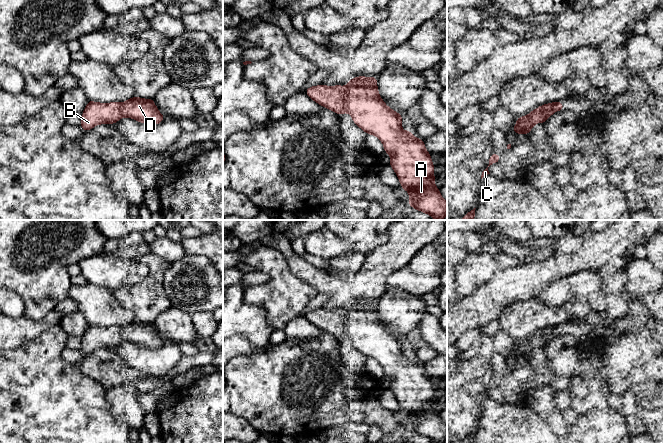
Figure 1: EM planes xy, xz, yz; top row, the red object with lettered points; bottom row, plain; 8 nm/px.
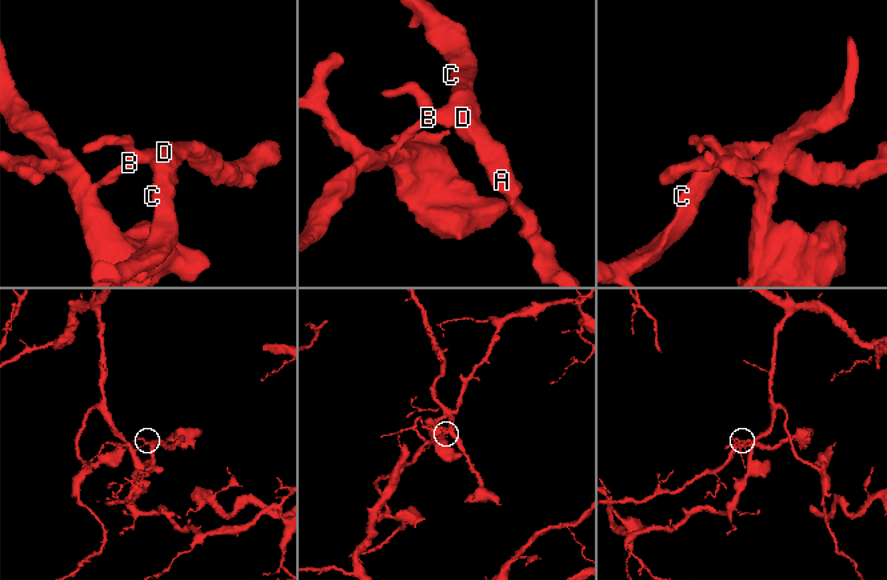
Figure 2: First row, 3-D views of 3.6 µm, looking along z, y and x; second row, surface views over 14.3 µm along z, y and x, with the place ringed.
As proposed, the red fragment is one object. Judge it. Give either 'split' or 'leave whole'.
leave whole

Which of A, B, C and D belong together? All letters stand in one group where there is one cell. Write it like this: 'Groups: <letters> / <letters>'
Groups: A B C D

